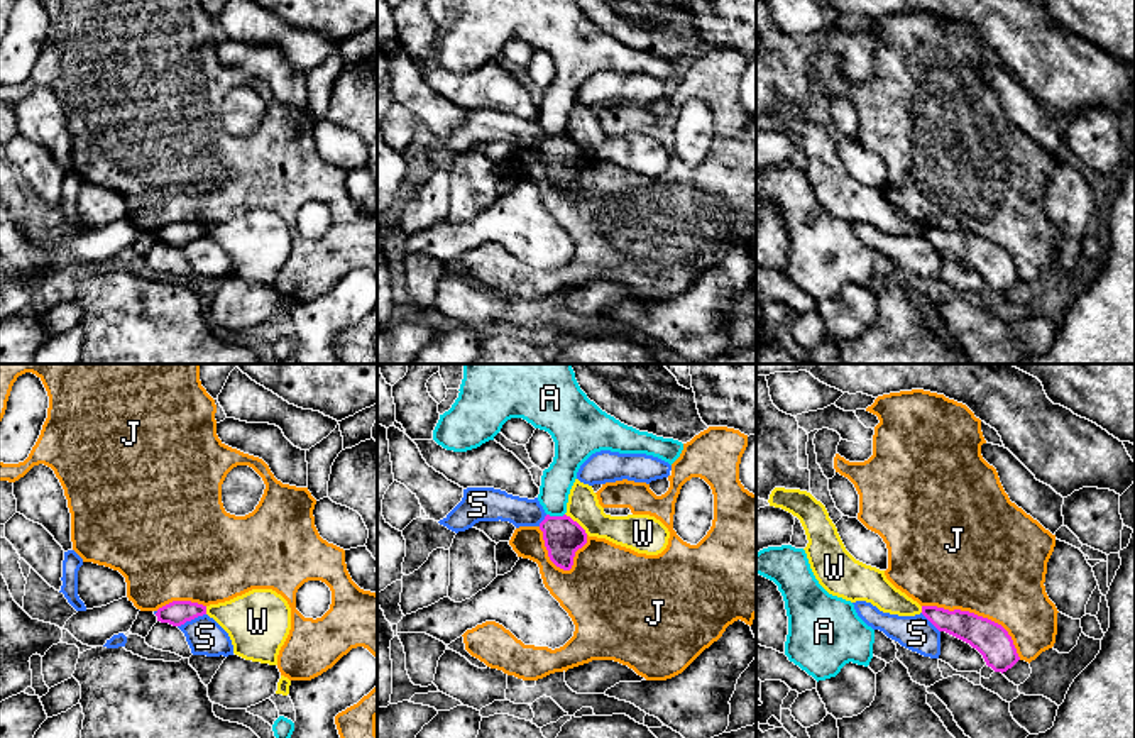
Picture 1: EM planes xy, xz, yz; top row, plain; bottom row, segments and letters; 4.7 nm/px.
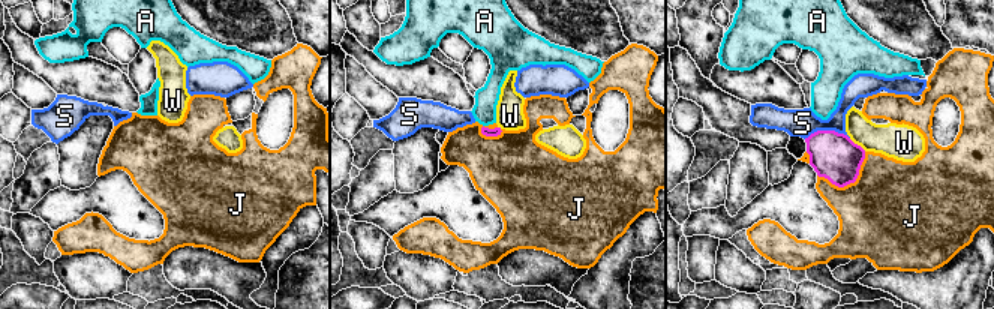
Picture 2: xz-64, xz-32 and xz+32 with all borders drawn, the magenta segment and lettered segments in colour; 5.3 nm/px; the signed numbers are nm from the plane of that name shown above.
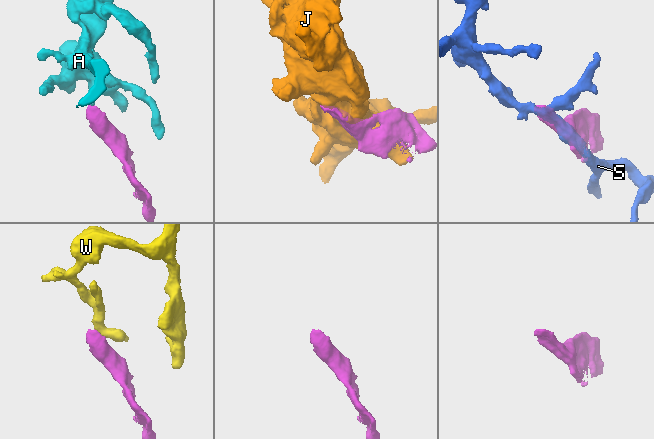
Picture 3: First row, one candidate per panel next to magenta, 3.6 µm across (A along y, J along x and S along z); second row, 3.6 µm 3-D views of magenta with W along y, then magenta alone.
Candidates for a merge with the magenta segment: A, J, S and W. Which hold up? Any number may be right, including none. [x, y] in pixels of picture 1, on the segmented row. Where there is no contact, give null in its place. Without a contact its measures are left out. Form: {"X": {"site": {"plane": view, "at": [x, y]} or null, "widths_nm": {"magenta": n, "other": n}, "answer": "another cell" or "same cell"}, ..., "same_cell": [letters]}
{"A": {"site": {"plane": "xz", "at": [555, 517]}, "widths_nm": {"magenta": 180, "other": 150}, "answer": "another cell"}, "J": {"site": {"plane": "yz", "at": [976, 615]}, "widths_nm": {"magenta": 170, "other": 500}, "answer": "another cell"}, "S": {"site": {"plane": "xy", "at": [191, 618]}, "widths_nm": {"magenta": 120, "other": 180}, "answer": "another cell"}, "W": {"site": {"plane": "xz", "at": [577, 523]}, "widths_nm": {"magenta": 180, "other": 150}, "answer": "another cell"}, "same_cell": []}

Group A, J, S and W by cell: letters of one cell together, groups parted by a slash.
A / J / S / W

